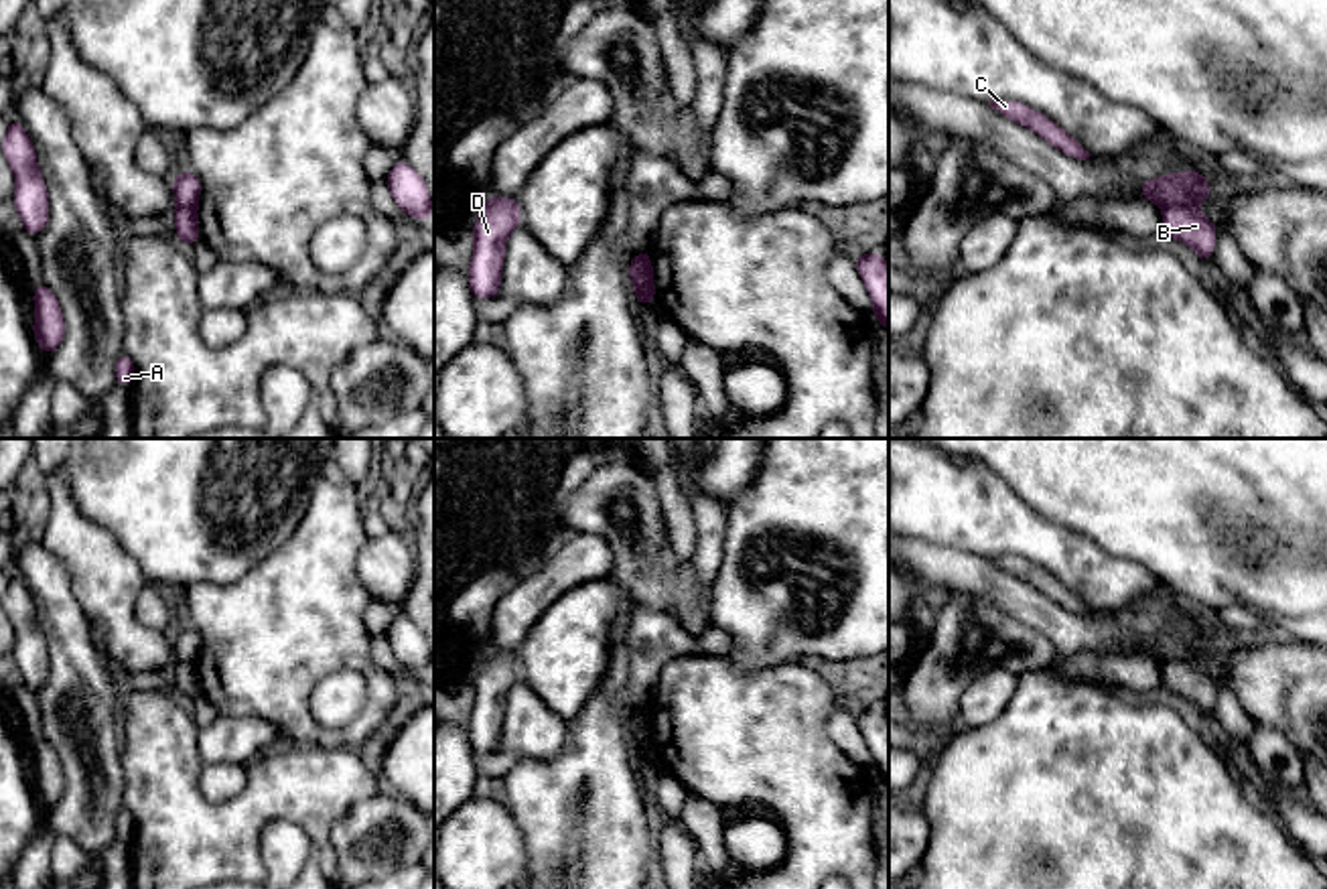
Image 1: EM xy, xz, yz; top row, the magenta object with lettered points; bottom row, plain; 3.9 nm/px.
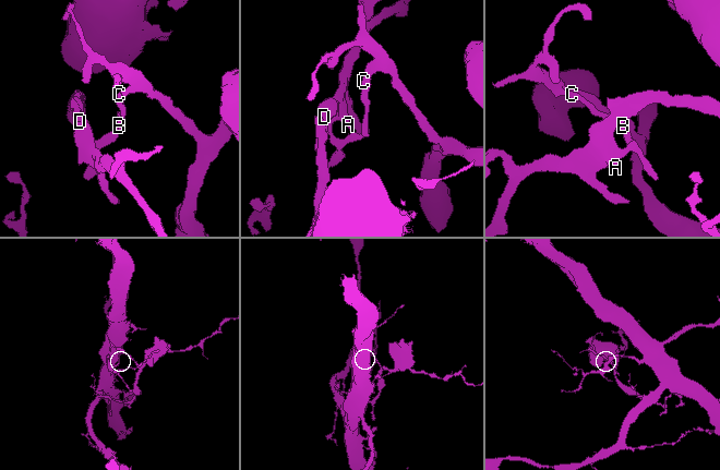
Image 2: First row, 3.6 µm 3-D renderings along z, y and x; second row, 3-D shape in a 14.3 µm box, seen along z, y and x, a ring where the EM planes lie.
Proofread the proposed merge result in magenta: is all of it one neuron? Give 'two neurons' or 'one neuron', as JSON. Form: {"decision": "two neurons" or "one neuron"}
{"decision": "two neurons"}

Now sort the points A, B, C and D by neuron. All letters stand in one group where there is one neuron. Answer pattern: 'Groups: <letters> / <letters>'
Groups: A B D / C

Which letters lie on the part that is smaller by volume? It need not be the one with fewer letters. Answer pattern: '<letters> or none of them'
C

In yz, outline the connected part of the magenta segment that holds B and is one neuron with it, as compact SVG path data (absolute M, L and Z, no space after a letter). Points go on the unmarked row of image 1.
M1165 662L1163 664L1163 688L1171 698L1175 690L1191 702L1201 719L1205 719L1215 704L1215 678L1191 662Z

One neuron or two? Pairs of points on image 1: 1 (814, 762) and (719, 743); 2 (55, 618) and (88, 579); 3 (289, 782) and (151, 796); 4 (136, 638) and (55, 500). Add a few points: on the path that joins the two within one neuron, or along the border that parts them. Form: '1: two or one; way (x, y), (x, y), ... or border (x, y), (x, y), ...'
1: one; way (790, 762), (765, 743), (743, 743)
2: two; border (51, 551), (63, 563), (72, 593), (90, 622)
3: one; way (254, 806), (246, 814), (185, 814)
4: one; way (112, 603), (94, 559), (70, 534)

